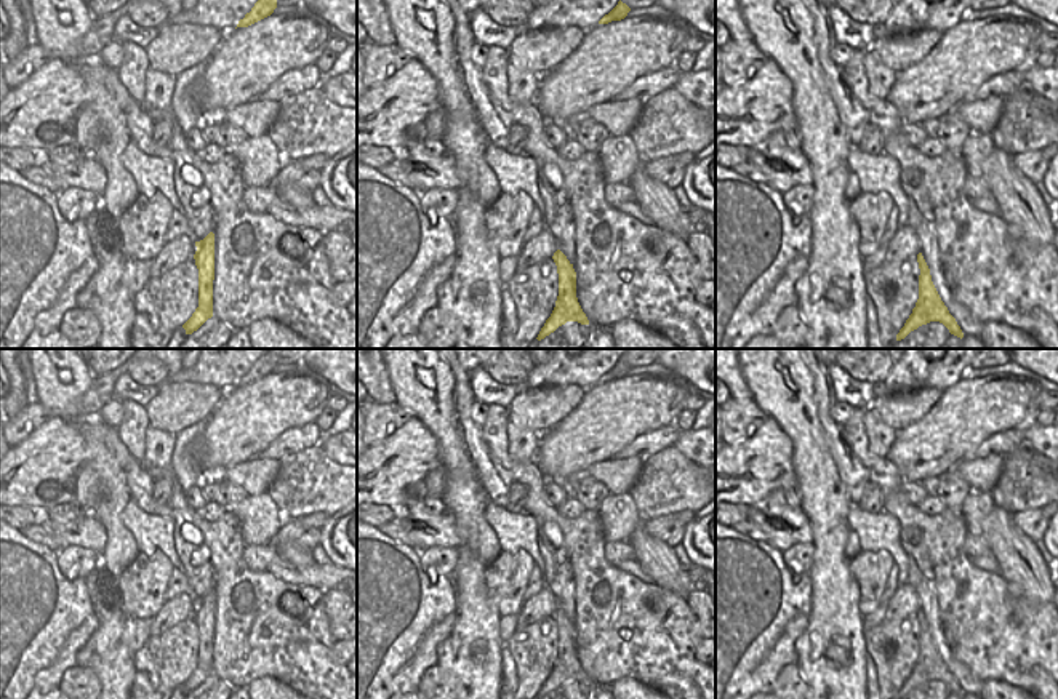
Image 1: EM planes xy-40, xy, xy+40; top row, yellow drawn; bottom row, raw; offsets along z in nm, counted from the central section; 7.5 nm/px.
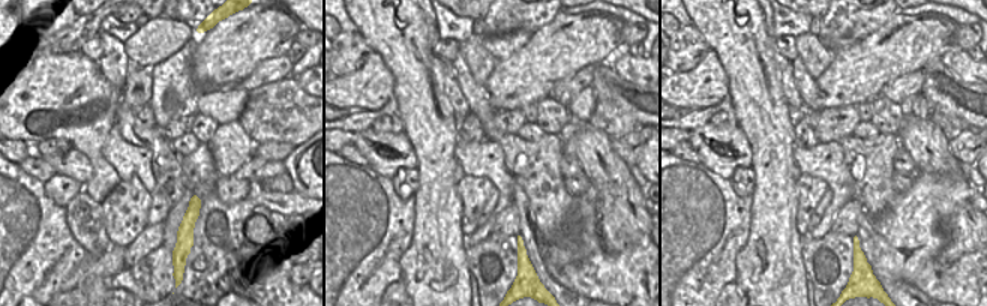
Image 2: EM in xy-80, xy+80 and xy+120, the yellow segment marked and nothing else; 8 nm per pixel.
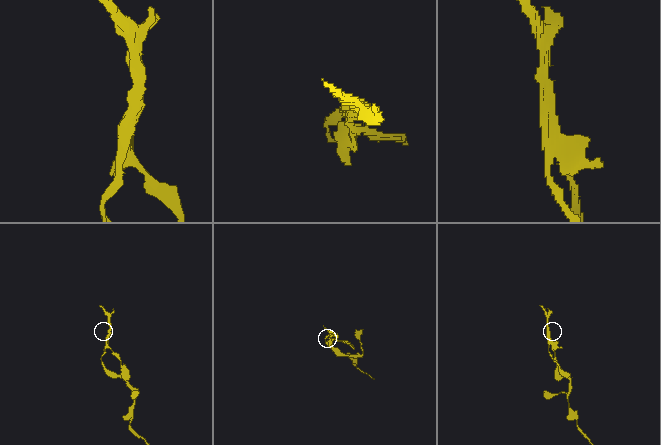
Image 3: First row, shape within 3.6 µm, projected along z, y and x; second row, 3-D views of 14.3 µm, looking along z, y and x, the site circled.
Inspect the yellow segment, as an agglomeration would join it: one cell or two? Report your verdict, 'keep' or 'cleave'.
cleave

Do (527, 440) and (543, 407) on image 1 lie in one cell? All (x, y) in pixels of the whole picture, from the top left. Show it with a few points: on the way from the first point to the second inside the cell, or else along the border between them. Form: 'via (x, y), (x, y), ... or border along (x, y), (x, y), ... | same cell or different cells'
border along (508, 421), (538, 434) | different cells

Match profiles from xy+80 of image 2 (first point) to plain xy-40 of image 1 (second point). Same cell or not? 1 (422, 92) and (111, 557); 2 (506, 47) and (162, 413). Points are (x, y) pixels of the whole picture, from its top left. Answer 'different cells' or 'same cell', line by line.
1: different cells
2: same cell

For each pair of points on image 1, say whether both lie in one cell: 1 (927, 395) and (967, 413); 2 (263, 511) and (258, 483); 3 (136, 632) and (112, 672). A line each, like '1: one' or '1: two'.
1: two
2: two
3: two

